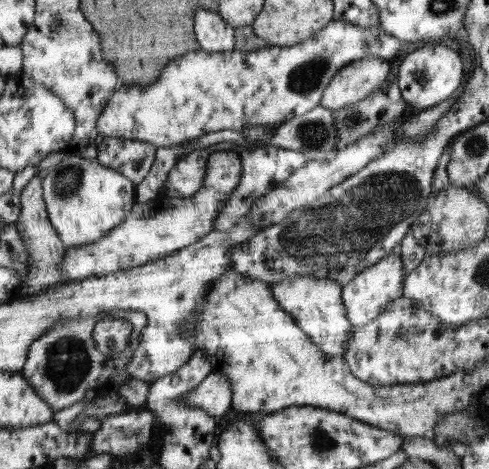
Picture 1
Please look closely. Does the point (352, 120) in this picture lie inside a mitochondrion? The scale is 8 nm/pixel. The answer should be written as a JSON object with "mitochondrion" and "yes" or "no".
{"mitochondrion":"yes"}

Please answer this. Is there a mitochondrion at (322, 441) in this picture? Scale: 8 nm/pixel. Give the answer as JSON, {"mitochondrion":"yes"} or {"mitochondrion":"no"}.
{"mitochondrion":"yes"}

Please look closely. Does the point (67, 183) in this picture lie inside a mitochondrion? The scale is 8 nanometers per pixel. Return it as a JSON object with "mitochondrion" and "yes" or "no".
{"mitochondrion":"yes"}

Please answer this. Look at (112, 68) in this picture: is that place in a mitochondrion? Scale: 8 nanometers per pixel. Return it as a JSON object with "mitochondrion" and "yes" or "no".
{"mitochondrion":"no"}

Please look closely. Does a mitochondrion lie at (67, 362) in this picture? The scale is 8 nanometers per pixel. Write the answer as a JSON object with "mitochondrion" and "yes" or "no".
{"mitochondrion":"yes"}

